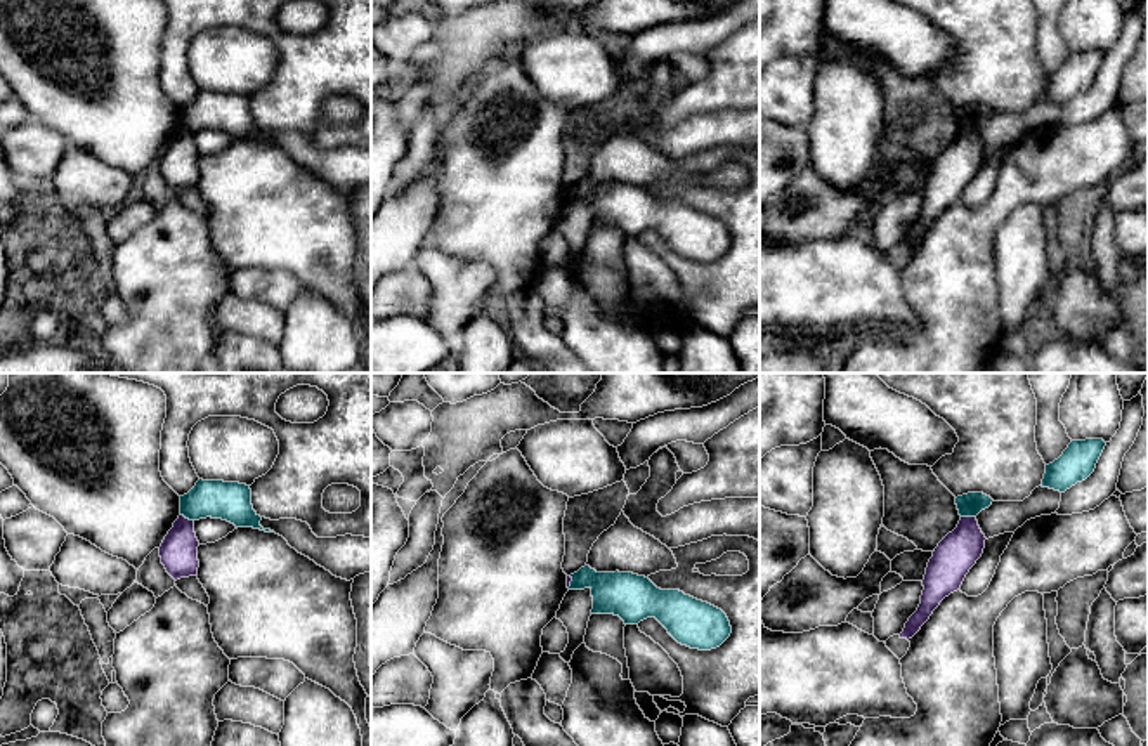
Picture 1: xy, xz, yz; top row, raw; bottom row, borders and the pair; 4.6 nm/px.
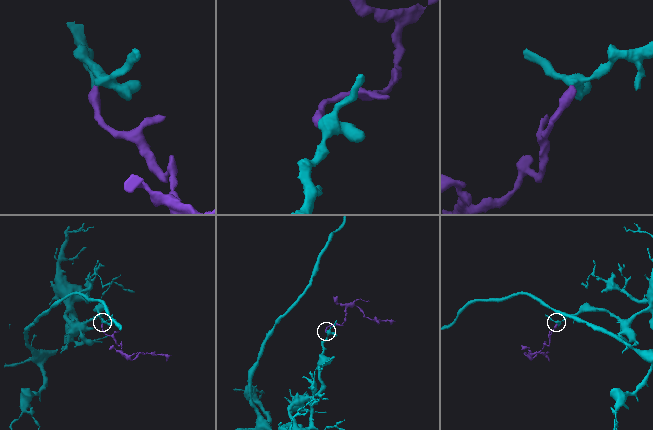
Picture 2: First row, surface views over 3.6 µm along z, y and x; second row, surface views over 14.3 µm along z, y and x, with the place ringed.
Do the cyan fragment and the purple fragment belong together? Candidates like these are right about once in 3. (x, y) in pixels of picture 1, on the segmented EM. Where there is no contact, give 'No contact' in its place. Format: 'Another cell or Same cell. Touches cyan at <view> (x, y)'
Another cell. Touches cyan at yz (968, 516)

